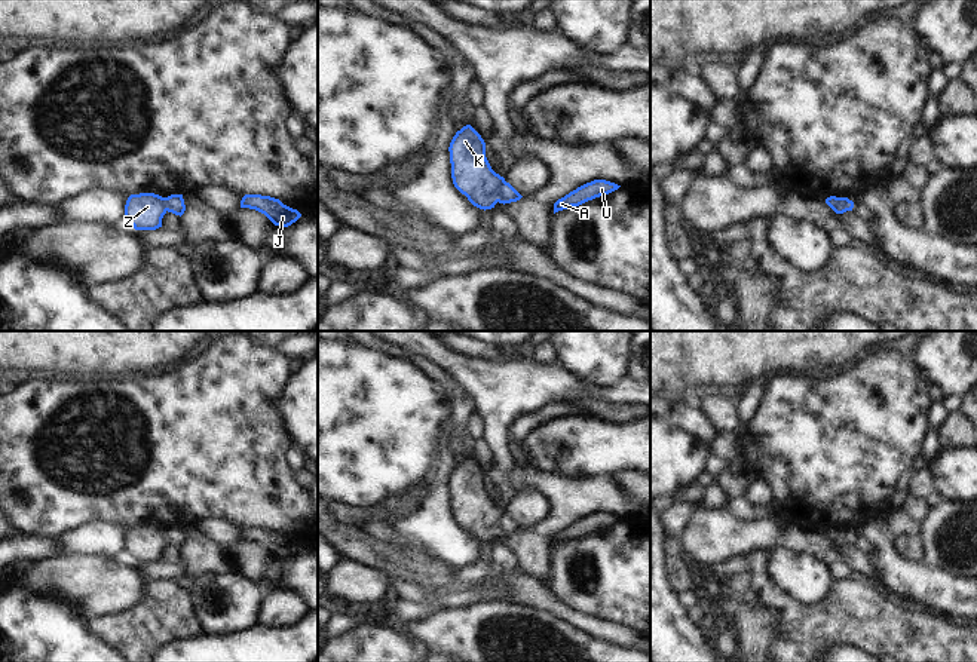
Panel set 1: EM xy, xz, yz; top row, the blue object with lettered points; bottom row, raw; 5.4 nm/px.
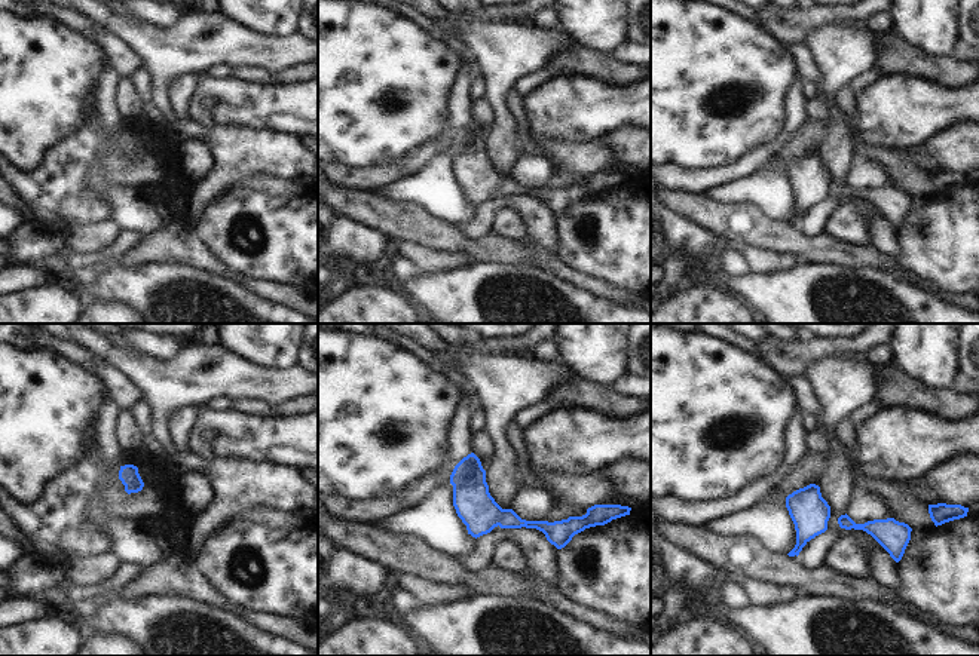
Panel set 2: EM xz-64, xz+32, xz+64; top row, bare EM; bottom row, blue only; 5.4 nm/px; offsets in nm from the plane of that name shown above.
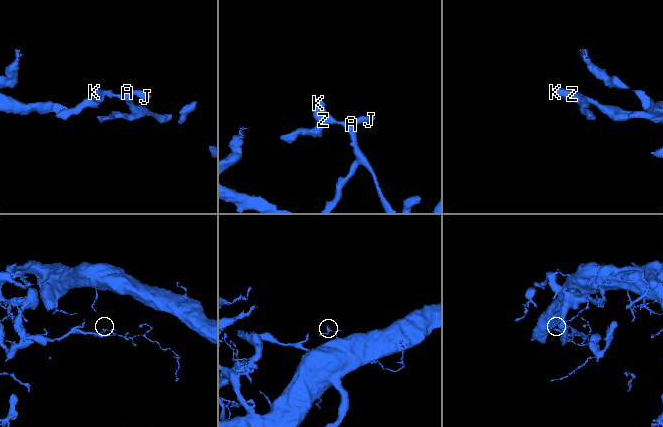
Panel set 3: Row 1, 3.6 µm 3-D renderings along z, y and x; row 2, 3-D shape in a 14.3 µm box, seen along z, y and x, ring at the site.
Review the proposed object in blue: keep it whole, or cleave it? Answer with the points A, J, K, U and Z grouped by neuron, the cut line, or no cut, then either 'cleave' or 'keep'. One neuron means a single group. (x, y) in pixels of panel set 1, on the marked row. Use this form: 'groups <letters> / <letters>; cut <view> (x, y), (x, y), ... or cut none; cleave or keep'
groups A J K U Z; cut none; keep

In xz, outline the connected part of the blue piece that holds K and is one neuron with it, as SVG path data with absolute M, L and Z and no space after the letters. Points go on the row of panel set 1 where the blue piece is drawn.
M471 125L456 132L448 151L453 184L474 206L486 211L497 202L505 205L523 197L491 169L486 157L486 142Z

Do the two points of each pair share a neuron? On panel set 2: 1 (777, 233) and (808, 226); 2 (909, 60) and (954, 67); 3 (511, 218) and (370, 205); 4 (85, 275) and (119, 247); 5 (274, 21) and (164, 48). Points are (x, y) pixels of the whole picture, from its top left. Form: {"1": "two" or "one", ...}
{"1": "two", "2": "one", "3": "two", "4": "two", "5": "two"}

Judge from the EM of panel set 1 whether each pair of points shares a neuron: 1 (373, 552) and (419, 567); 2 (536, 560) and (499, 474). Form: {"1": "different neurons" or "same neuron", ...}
{"1": "same neuron", "2": "different neurons"}

